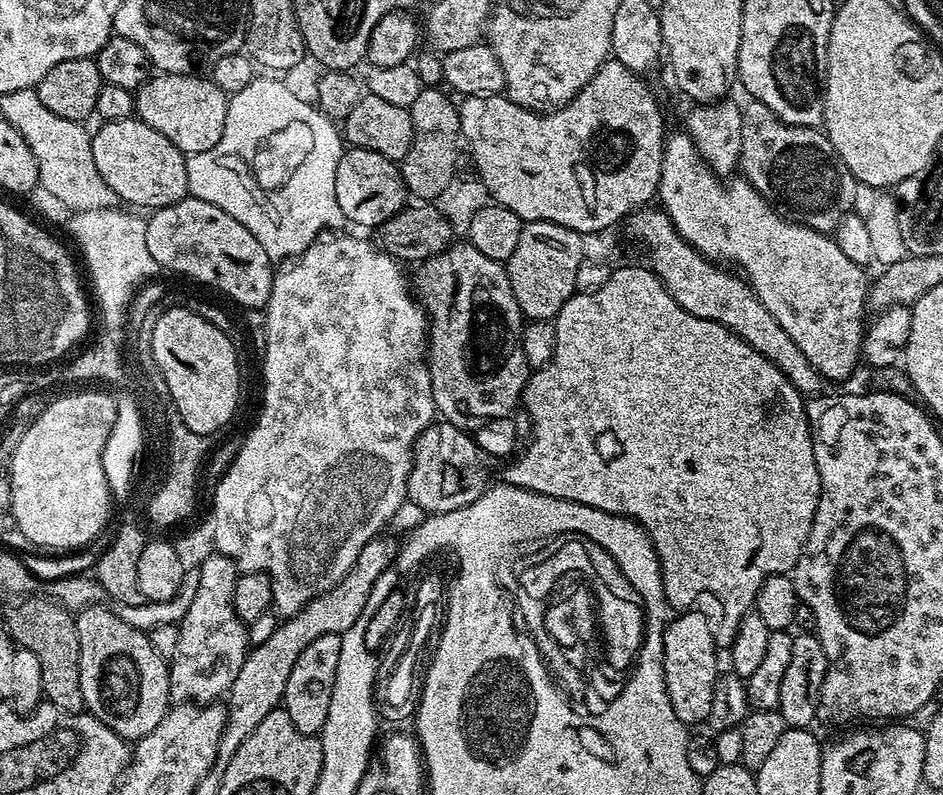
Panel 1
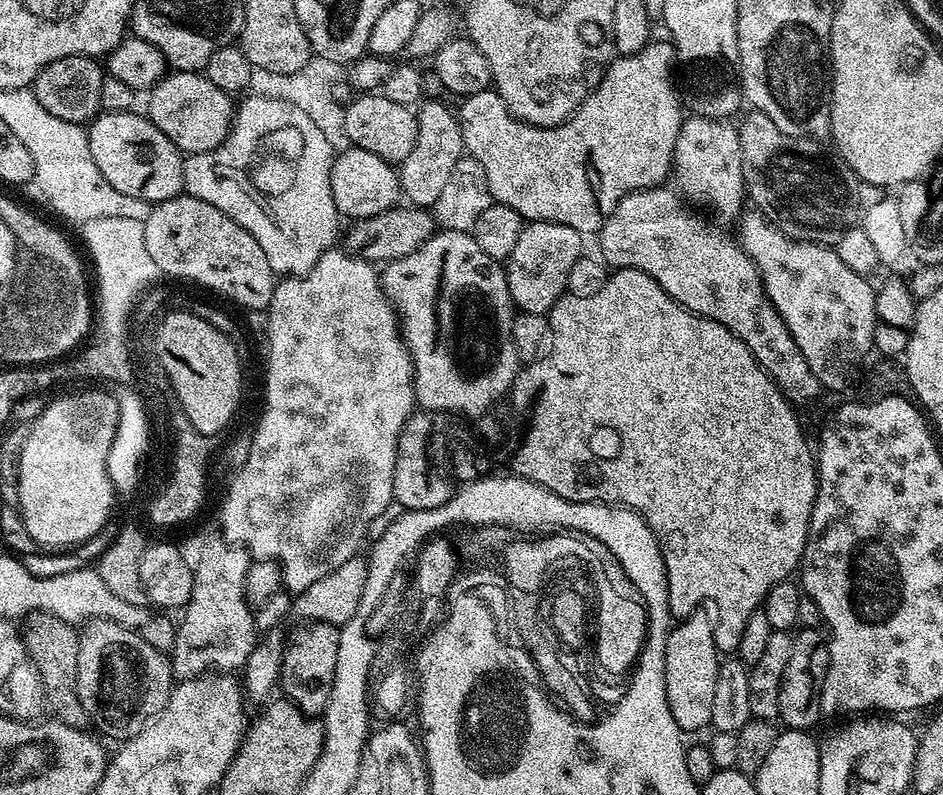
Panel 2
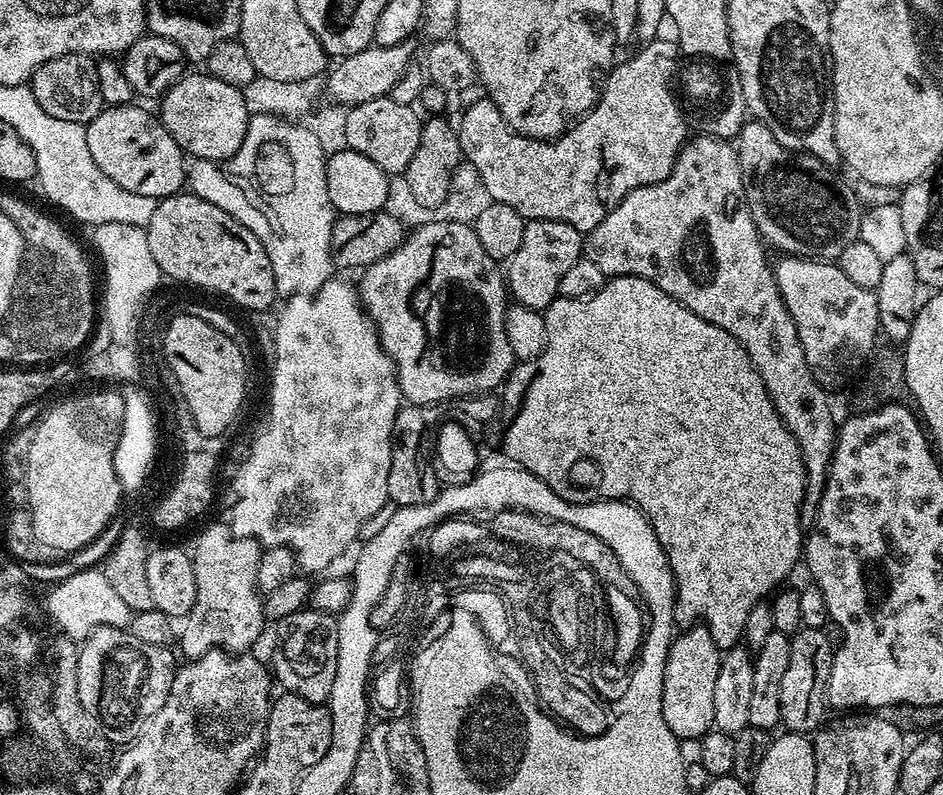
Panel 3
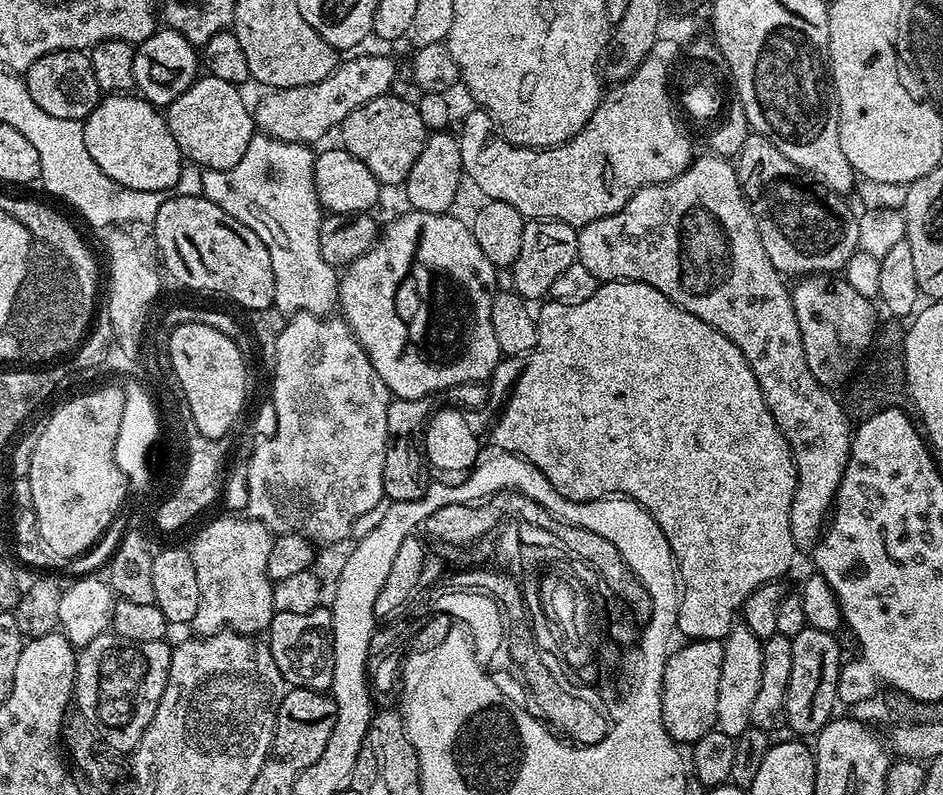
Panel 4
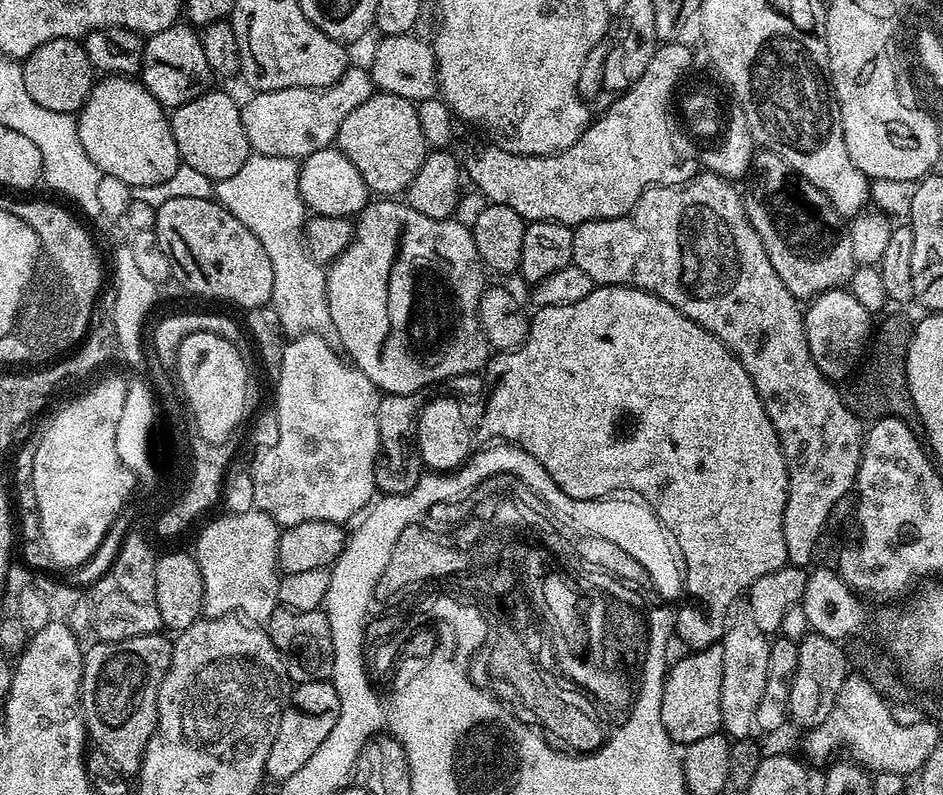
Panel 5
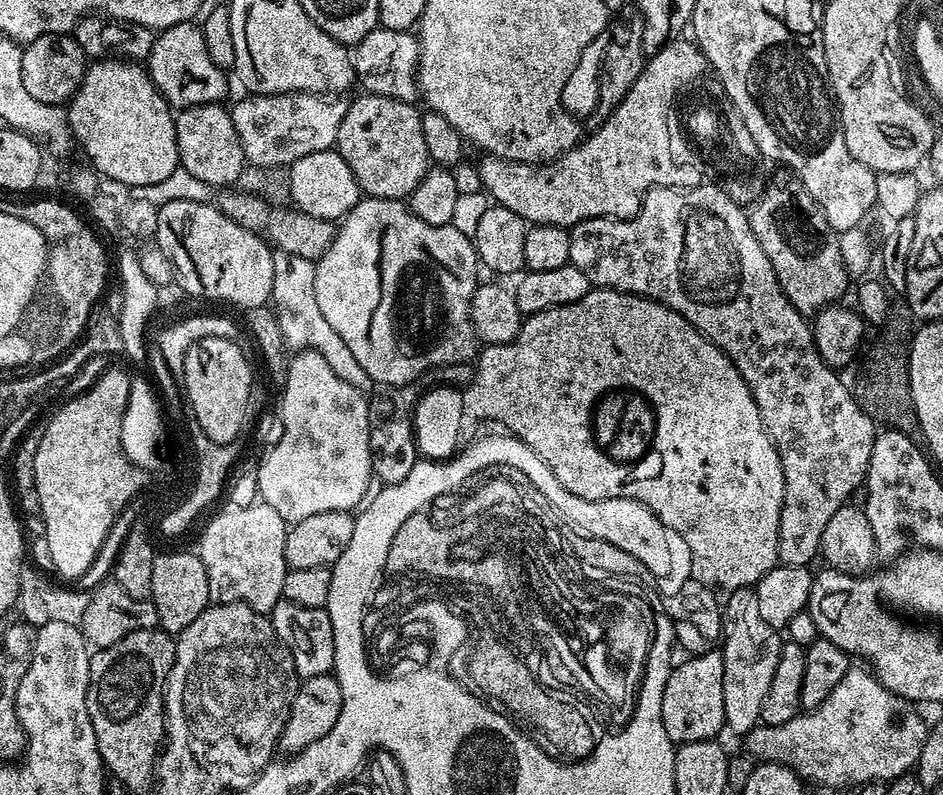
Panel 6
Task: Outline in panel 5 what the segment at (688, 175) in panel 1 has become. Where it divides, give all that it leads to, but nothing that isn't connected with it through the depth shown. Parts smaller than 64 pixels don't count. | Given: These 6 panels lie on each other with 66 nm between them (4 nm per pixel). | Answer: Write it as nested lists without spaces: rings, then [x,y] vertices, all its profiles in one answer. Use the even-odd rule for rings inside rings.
[[[847,287],[832,288],[807,301],[804,308],[804,325],[814,366],[822,370],[827,380],[847,381],[857,371],[869,347],[870,337],[874,332],[873,313],[868,312],[866,306],[862,306],[862,302],[858,302],[858,298],[854,298],[854,294]]]

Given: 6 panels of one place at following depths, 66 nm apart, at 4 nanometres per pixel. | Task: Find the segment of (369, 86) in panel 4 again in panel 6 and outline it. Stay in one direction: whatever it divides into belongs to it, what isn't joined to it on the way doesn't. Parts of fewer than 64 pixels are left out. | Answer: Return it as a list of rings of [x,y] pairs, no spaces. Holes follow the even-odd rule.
[[[283,92],[273,96],[244,94],[236,105],[231,105],[230,111],[245,161],[253,168],[269,170],[291,166],[298,158],[306,158],[306,154],[335,149],[338,126],[346,118],[348,105],[344,98],[325,98],[314,92]]]

